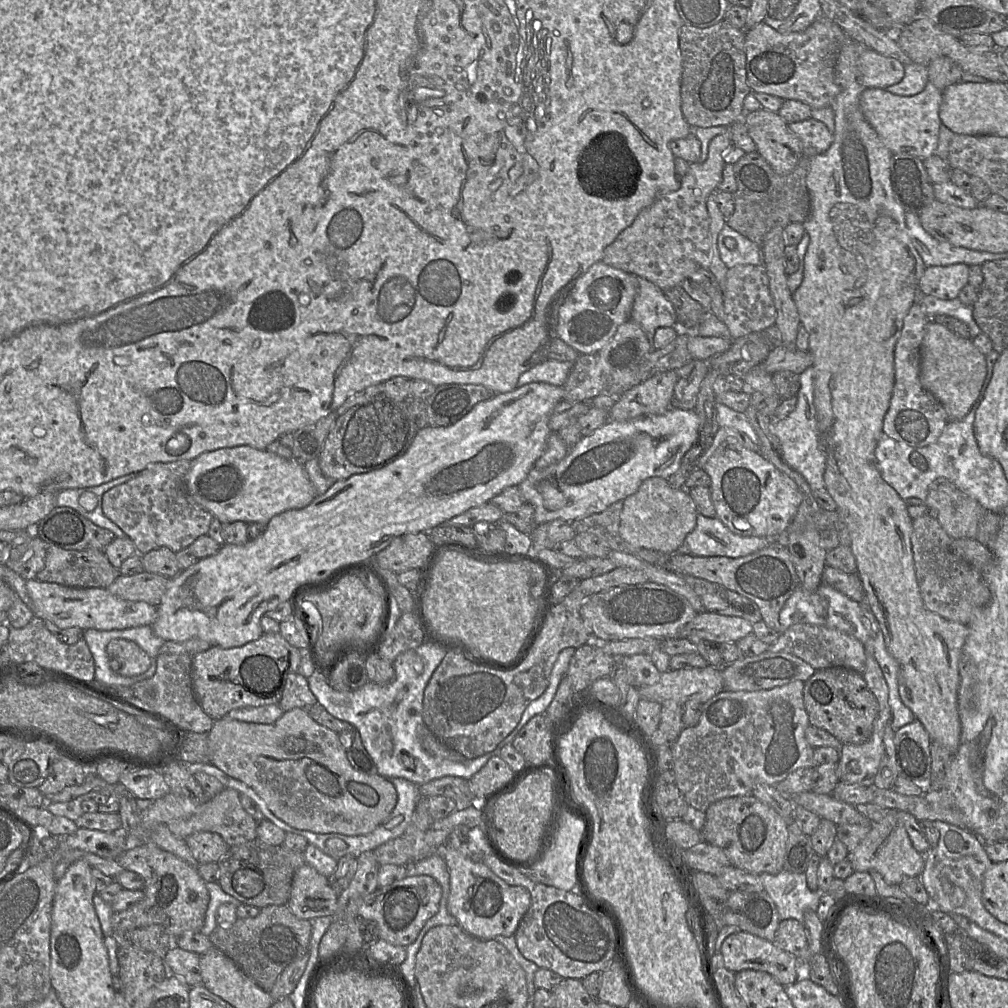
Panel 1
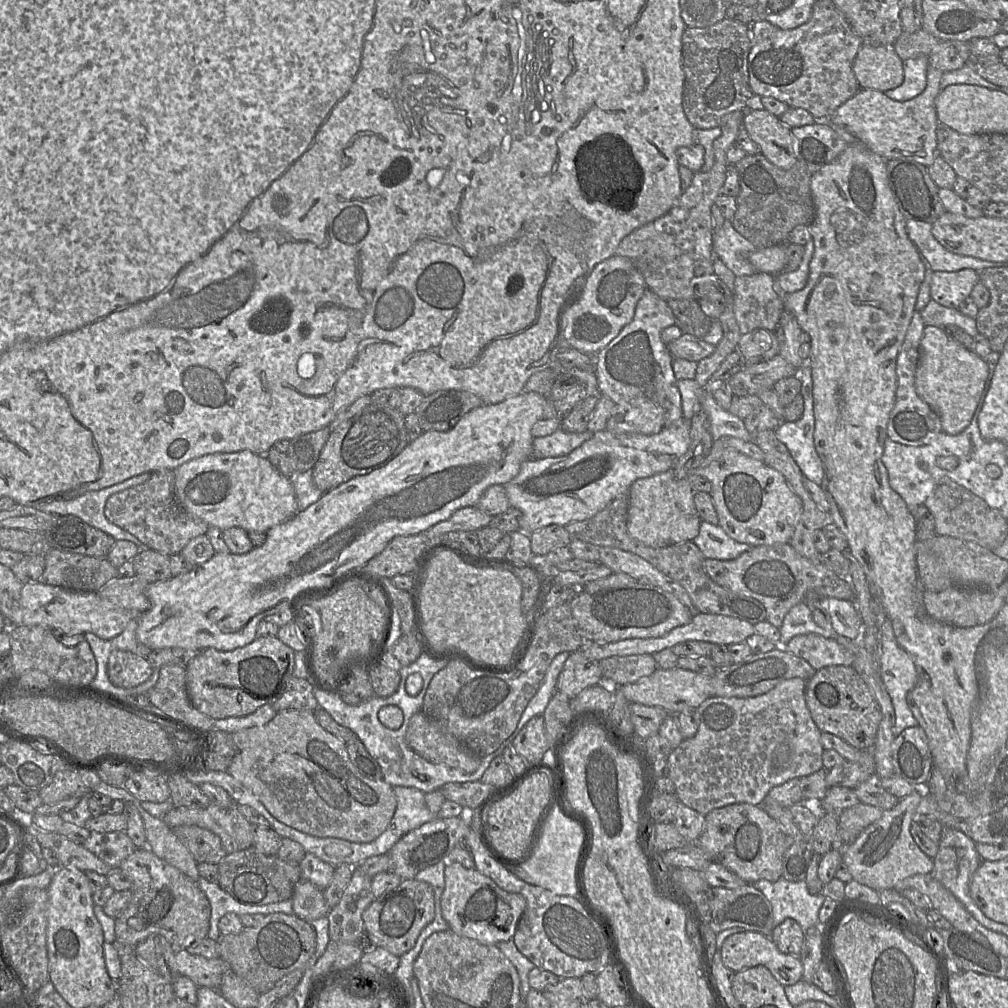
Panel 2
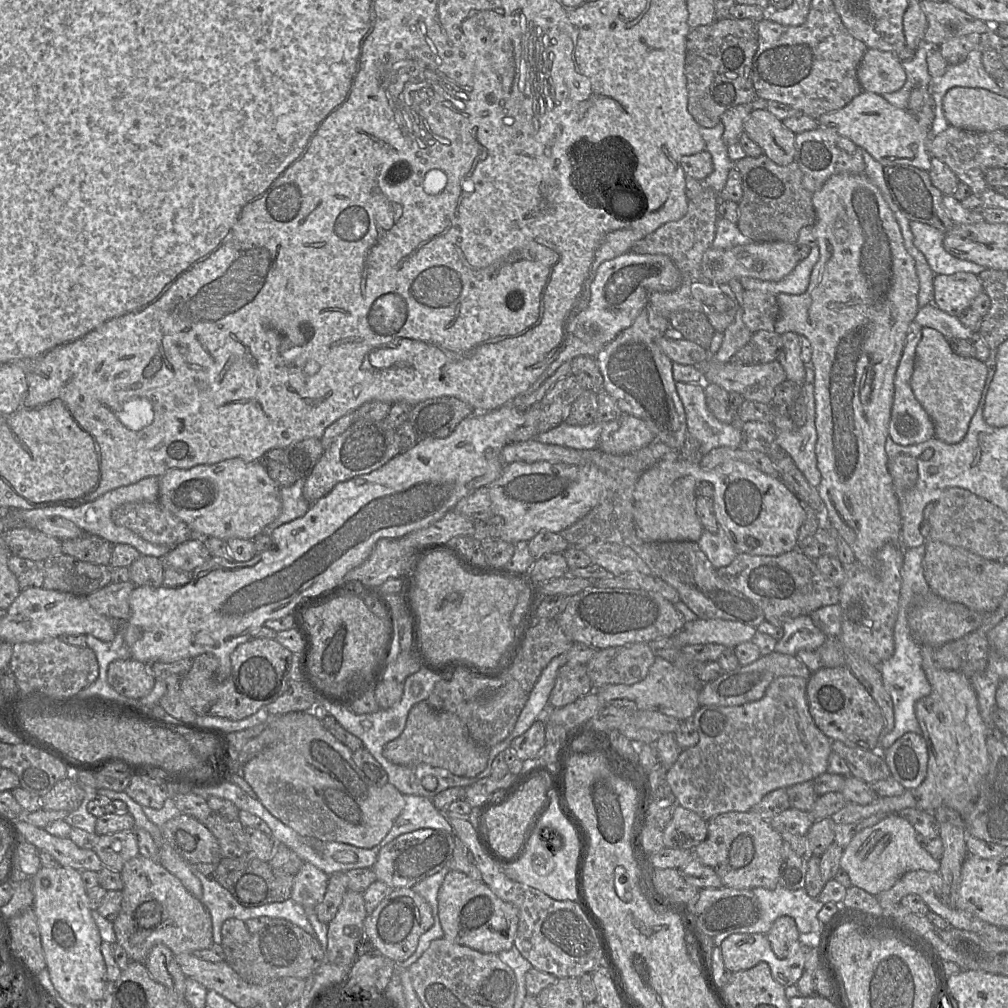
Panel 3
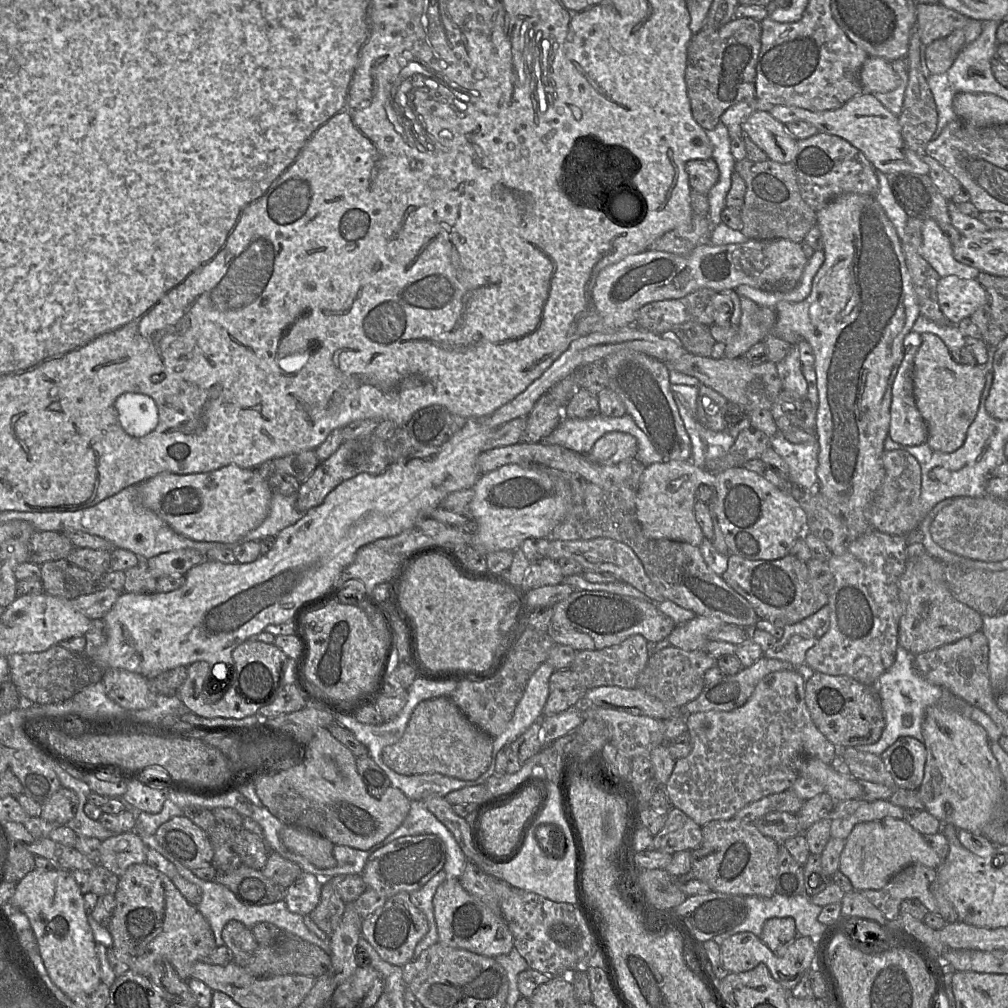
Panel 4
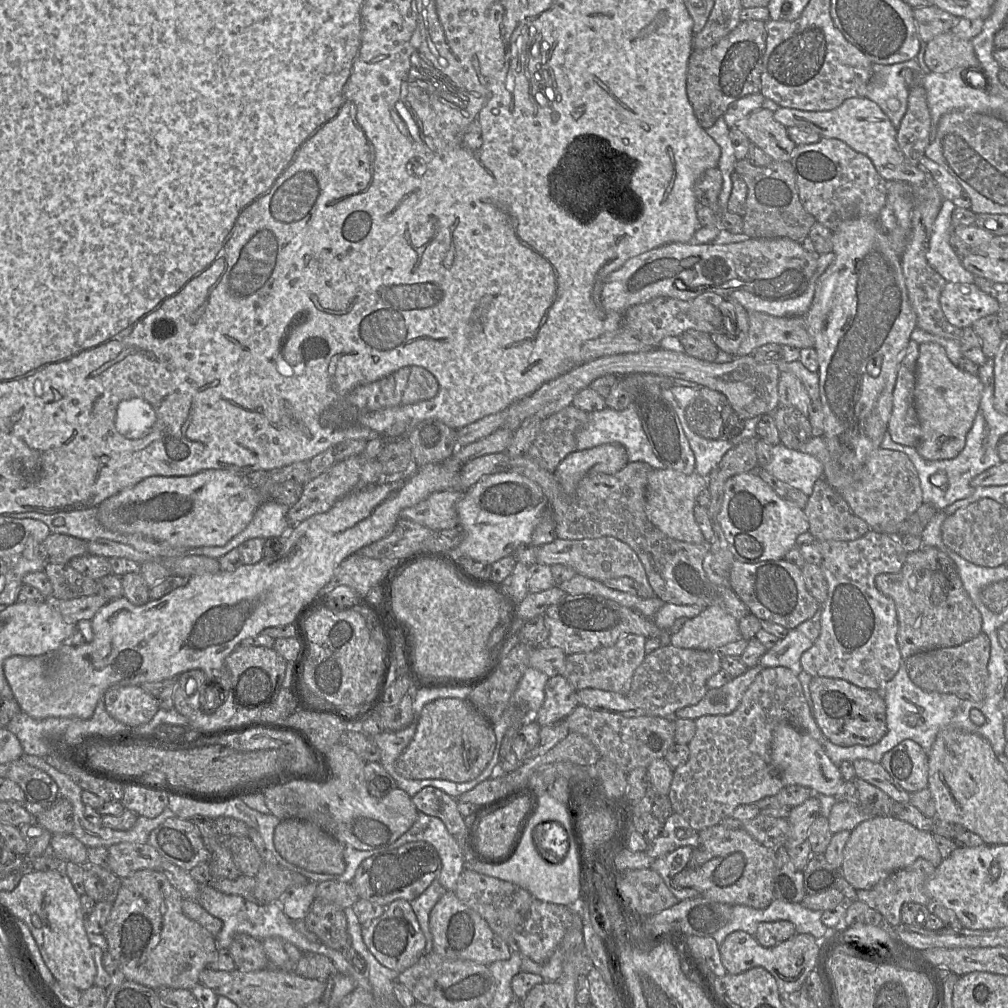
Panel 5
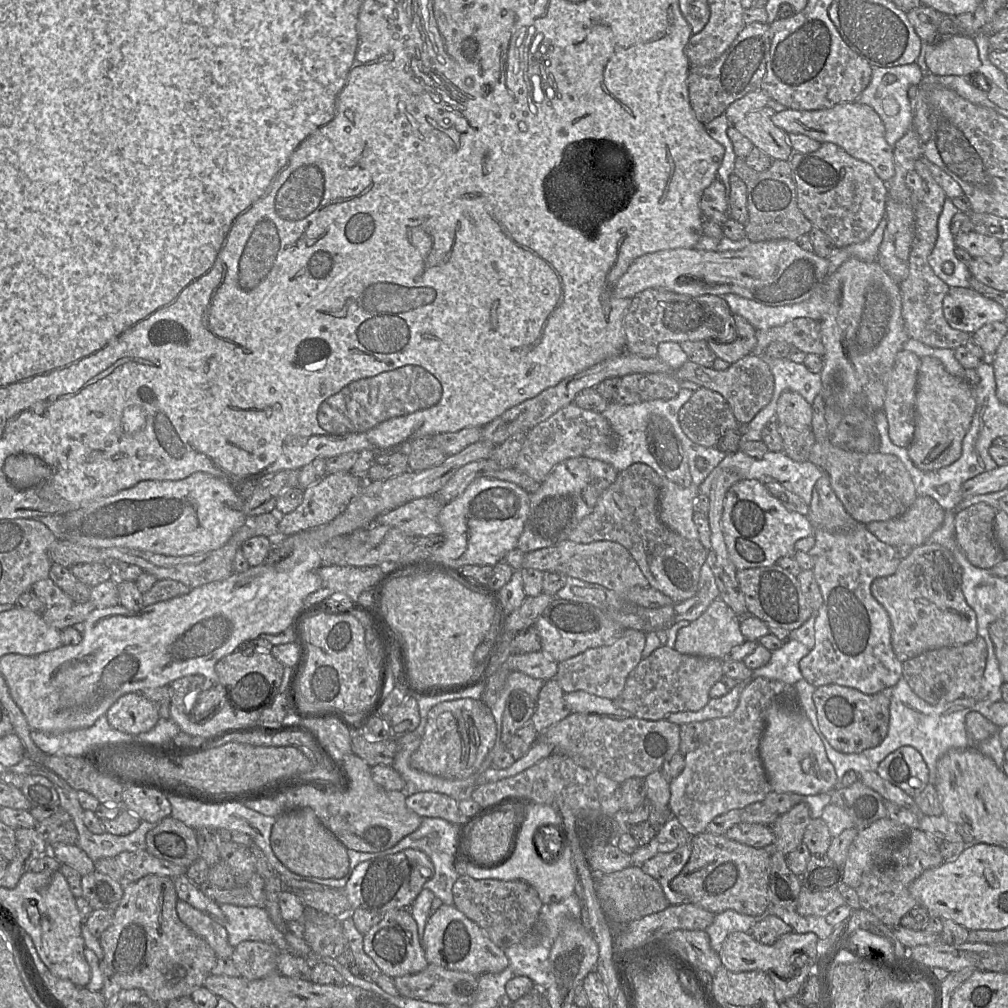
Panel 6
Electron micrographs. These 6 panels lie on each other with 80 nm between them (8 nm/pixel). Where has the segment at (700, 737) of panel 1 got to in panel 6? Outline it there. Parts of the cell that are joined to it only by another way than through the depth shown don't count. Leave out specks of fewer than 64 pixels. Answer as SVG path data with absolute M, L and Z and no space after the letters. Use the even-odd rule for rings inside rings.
M757 677L744 687L732 715L703 722L704 742L685 755L683 771L670 781L668 806L692 837L704 833L714 818L734 809L742 810L753 803L763 802L772 791L759 745L766 725L767 710L777 702L799 708L795 687ZM782 694L788 696L788 702L780 697Z

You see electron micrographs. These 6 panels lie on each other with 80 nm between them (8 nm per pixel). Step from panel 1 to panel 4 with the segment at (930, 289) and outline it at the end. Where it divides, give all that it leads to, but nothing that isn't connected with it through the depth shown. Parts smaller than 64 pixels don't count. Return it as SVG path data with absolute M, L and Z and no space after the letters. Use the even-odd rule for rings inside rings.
M955 275L941 277L939 279L937 298L942 313L952 324L956 325L962 319L971 317L981 306L989 304L989 294L977 279L963 279Z

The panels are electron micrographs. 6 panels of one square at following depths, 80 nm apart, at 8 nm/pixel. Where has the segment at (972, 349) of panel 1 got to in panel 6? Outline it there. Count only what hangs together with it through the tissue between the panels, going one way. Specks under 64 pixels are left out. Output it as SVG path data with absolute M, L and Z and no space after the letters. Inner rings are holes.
M934 357L921 358L916 393L916 425L908 454L922 471L936 471L956 462L962 454L962 443L970 429L976 410L973 386L965 379L948 373Z

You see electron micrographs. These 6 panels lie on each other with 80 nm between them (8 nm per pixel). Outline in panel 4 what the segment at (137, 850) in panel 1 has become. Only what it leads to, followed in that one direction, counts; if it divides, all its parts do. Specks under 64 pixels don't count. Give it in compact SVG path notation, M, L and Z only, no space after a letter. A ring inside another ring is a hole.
M146 862L141 864L133 864L129 866L124 872L124 874L122 874L119 877L117 890L115 892L115 899L116 907L113 911L113 915L107 927L113 939L112 948L114 950L116 957L123 963L127 964L129 966L129 969L137 974L144 975L149 978L151 967L157 961L168 961L174 967L175 971L181 979L189 980L191 978L190 974L193 964L198 961L201 961L202 958L211 954L218 947L215 943L215 938L208 921L199 912L197 907L187 901L187 899L182 895L182 893L179 891L179 889L175 886L173 881L168 876L158 871L154 867L148 865Z

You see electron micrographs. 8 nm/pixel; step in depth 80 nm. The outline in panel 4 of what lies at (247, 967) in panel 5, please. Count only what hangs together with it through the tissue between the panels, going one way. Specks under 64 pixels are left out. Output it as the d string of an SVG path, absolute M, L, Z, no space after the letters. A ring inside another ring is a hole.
M230 920L222 930L224 945L231 951L233 962L246 967L258 946L251 929L236 920Z

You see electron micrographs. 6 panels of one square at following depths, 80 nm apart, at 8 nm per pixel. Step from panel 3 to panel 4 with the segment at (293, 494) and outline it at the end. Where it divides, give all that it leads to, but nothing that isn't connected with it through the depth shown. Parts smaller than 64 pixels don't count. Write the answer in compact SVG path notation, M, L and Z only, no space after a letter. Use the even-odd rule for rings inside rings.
M273 493L265 520L244 536L239 543L261 541L269 536L276 537L281 530L295 524L301 516L302 514L296 508L295 495Z

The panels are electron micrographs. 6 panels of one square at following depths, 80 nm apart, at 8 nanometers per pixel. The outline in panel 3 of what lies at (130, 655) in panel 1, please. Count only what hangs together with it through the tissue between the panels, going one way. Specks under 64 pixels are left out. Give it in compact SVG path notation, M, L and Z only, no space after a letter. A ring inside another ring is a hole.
M132 658L115 660L108 667L108 684L127 698L147 696L154 687L154 679L149 665Z

